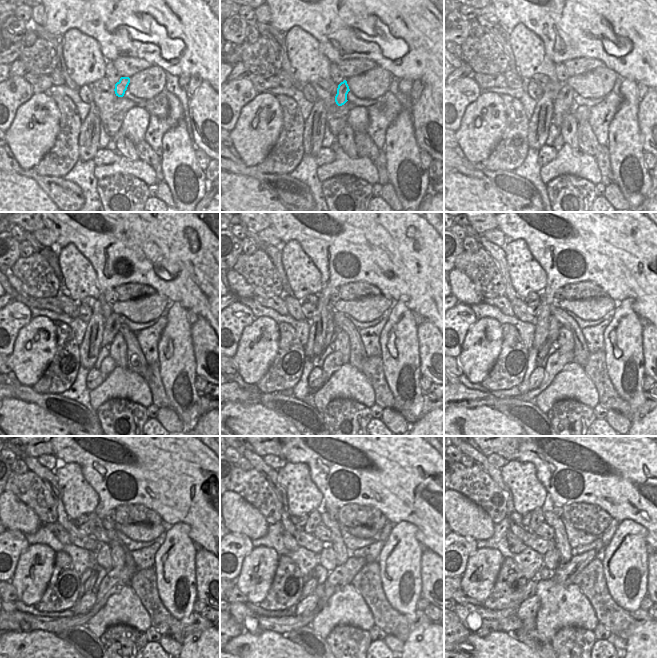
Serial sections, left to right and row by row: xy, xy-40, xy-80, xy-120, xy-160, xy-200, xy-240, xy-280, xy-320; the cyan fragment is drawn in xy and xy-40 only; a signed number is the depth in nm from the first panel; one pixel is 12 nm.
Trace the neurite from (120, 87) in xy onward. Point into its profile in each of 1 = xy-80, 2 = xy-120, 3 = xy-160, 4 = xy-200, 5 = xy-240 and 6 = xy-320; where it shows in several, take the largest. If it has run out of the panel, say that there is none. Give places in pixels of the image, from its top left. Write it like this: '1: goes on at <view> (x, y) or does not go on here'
1: goes on at xy-80 (562, 105)
2: goes on at xy-120 (113, 322)
3: goes on at xy-160 (330, 337)
4: goes on at xy-200 (542, 352)
5: goes on at xy-240 (89, 584)
6: goes on at xy-320 (528, 591)

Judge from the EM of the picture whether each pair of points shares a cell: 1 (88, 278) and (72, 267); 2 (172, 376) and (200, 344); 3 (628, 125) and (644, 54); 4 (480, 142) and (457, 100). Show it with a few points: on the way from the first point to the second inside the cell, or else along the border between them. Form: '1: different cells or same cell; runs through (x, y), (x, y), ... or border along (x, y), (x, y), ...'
1: same cell; runs through (84, 278), (76, 270)
2: different cells; border along (190, 328), (196, 374)
3: different cells; border along (623, 77), (636, 82)
4: different cells; border along (479, 94), (466, 108), (461, 124), (455, 132)

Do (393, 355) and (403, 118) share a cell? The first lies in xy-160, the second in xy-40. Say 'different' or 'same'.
same

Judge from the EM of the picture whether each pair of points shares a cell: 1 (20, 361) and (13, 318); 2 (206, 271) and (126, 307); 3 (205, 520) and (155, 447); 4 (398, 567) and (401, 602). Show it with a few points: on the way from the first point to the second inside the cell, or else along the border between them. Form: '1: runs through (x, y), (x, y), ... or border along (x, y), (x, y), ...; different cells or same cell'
1: border along (31, 319), (18, 332), (13, 351), (10, 354); different cells
2: border along (156, 291), (169, 300); different cells
3: runs through (192, 502), (189, 498), (189, 493), (161, 465); same cell
4: runs through (399, 576), (399, 593); same cell

